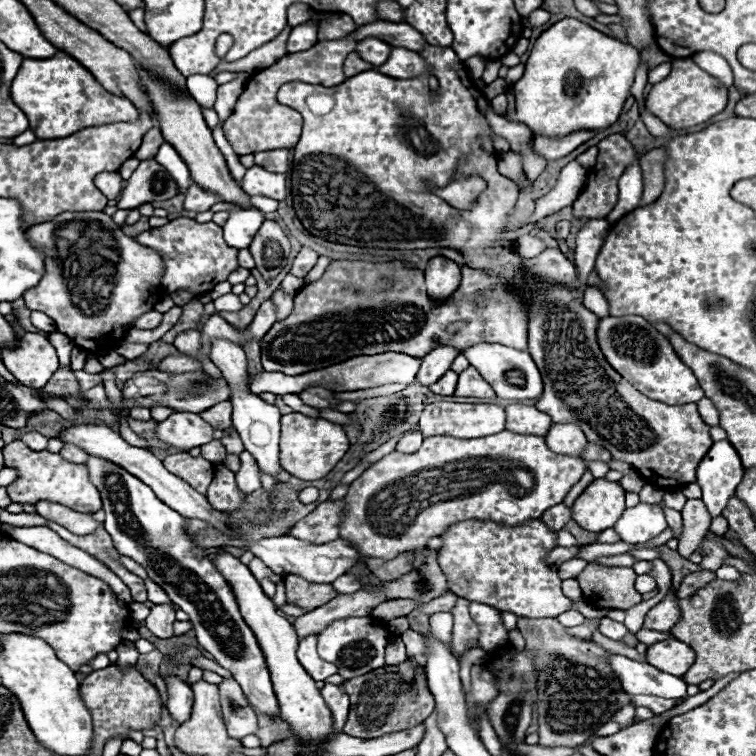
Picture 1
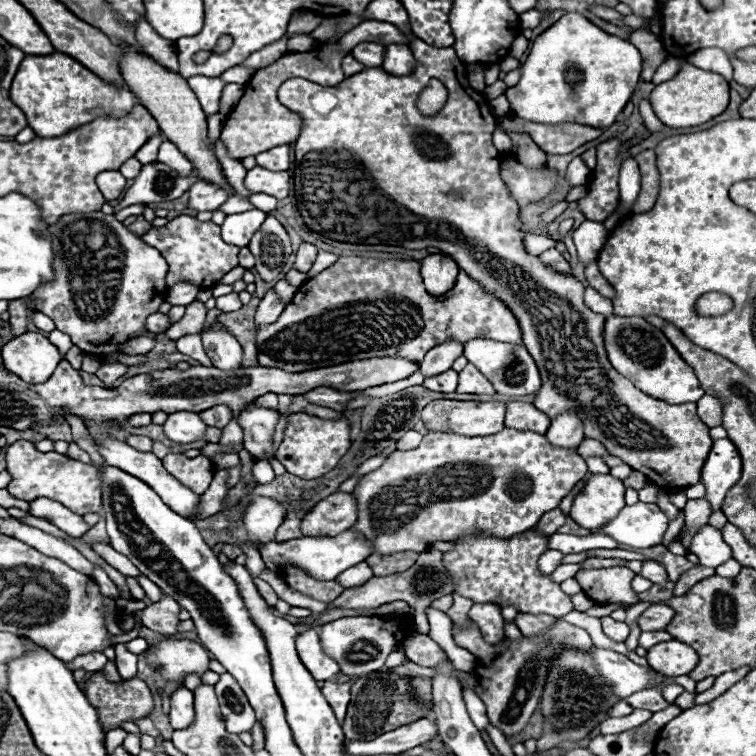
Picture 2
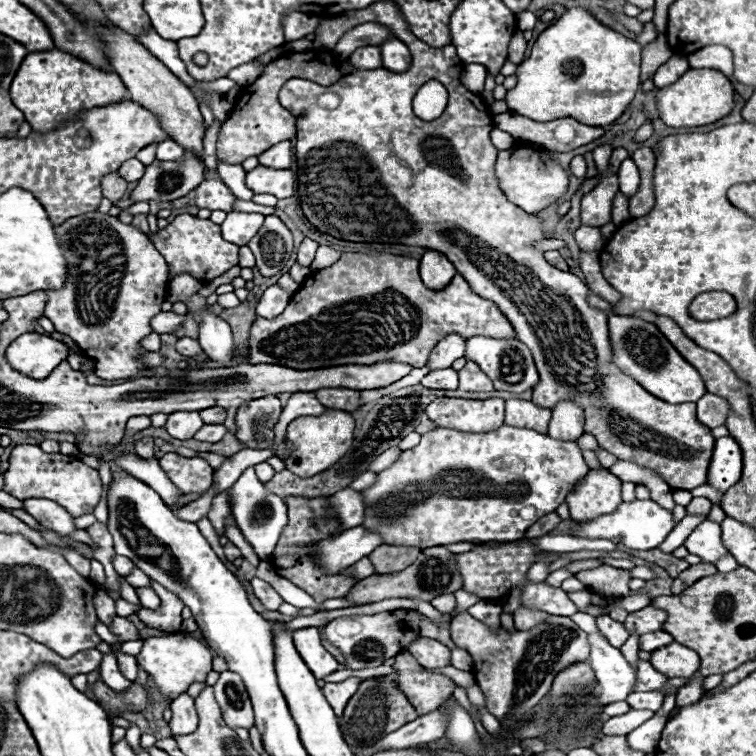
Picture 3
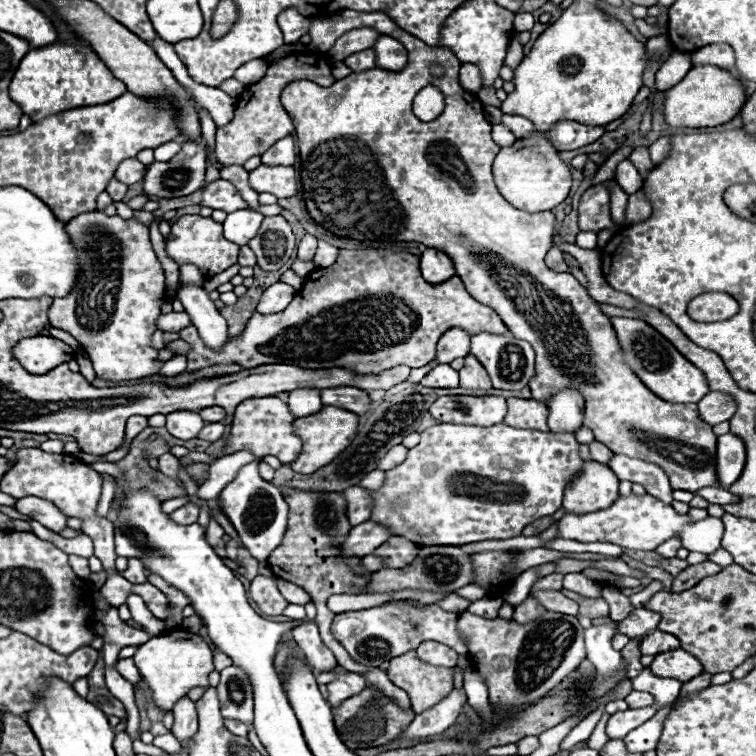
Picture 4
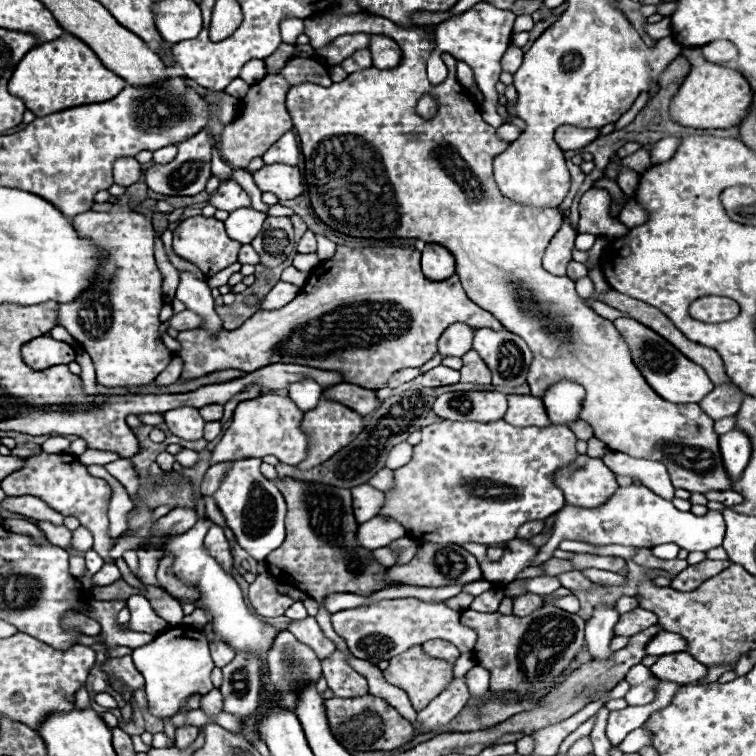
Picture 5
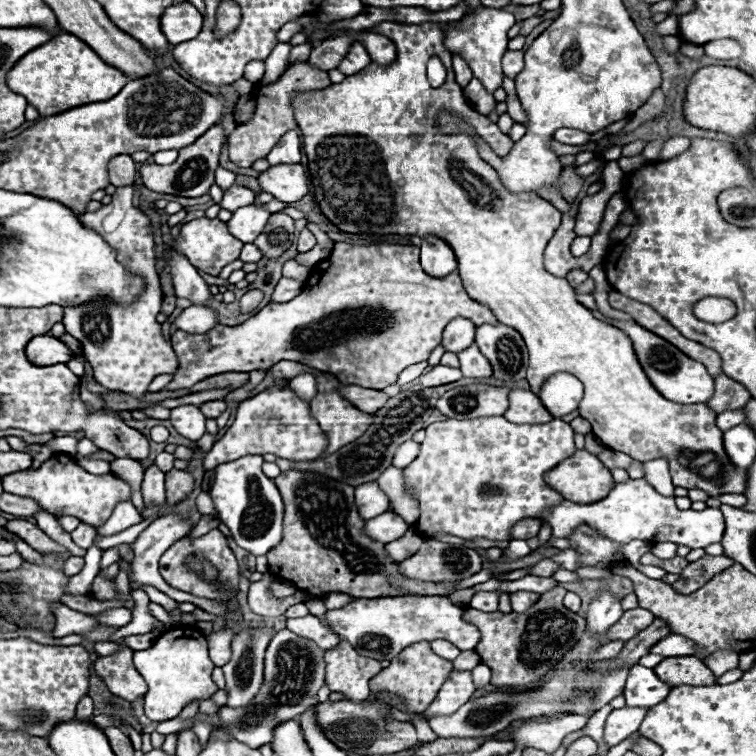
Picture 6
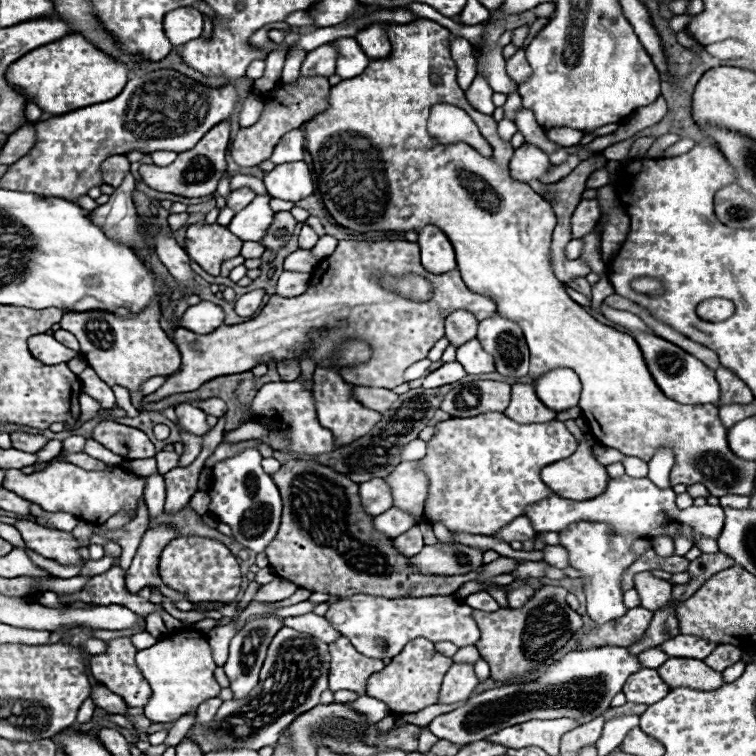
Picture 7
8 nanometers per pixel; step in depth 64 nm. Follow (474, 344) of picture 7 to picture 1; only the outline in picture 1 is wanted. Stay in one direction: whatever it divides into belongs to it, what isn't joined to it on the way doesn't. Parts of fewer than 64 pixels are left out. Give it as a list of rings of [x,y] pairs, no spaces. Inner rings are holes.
[[[468,366],[468,370],[460,374],[454,394],[468,396],[468,398],[494,398],[496,396],[490,384],[486,384],[484,378],[478,374],[478,370],[474,370],[472,366]]]

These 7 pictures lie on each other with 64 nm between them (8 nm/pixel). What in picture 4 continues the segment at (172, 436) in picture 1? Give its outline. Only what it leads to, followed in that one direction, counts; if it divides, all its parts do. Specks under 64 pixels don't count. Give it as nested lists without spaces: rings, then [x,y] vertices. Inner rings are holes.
[[[178,410],[178,412],[172,412],[172,414],[166,414],[166,428],[174,438],[192,440],[204,428],[204,420],[200,418],[198,412]]]

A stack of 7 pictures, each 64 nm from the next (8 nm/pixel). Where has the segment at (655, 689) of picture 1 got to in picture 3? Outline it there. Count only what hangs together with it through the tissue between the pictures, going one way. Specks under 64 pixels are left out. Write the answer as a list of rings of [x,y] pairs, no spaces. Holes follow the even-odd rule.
[[[590,634],[590,666],[594,668],[602,686],[600,704],[606,706],[616,700],[624,700],[634,692],[638,670],[626,662],[618,648],[610,646],[604,634]],[[668,694],[664,698],[664,708],[658,710],[654,714],[654,718],[648,720],[648,724],[644,722],[642,726],[638,726],[636,730],[632,730],[628,734],[628,744],[636,750],[642,750],[642,752],[654,752],[656,750],[656,744],[658,744],[658,738],[660,738],[660,732],[666,724],[666,714],[676,706],[676,696],[674,694]]]

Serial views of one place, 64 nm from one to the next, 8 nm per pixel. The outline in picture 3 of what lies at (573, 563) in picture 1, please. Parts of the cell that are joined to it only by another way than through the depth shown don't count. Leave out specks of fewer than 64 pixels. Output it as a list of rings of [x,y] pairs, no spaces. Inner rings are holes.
[[[558,568],[558,570],[554,570],[554,572],[550,572],[550,576],[546,578],[546,584],[550,584],[550,586],[560,586],[566,578],[570,578],[572,574],[570,574],[570,570],[566,570],[566,568]]]

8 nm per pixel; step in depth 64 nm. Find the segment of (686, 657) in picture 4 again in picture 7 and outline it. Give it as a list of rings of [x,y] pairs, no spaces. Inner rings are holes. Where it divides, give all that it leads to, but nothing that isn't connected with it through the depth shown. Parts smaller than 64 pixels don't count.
[[[668,658],[658,668],[658,674],[670,688],[690,686],[694,690],[716,690],[724,684],[720,672],[694,658]]]

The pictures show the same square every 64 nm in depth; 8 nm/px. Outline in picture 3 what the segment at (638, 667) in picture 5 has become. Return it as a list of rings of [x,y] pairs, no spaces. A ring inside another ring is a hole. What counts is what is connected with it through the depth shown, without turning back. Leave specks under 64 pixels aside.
[[[630,634],[630,638],[624,642],[624,646],[622,646],[620,650],[622,650],[624,658],[626,658],[632,666],[636,666],[636,660],[638,660],[638,634]],[[634,691],[626,698],[626,702],[632,708],[644,708],[644,710],[660,710],[664,697],[660,691],[638,692]]]

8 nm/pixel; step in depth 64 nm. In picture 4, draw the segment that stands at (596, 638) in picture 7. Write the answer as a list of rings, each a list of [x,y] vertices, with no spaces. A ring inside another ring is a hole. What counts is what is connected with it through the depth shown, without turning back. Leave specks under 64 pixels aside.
[[[632,610],[628,614],[628,618],[618,622],[618,630],[630,638],[638,638],[638,636],[644,636],[644,634],[656,630],[658,622],[660,622],[660,614],[652,612],[652,610],[648,610],[648,612],[650,614],[636,614],[636,610]]]

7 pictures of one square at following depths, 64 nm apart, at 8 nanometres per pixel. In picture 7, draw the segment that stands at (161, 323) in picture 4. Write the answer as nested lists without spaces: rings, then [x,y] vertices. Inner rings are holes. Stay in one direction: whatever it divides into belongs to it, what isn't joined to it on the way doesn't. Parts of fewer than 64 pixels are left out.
[[[200,302],[190,306],[182,316],[182,328],[192,330],[194,334],[210,334],[224,324],[224,312],[212,302]]]

